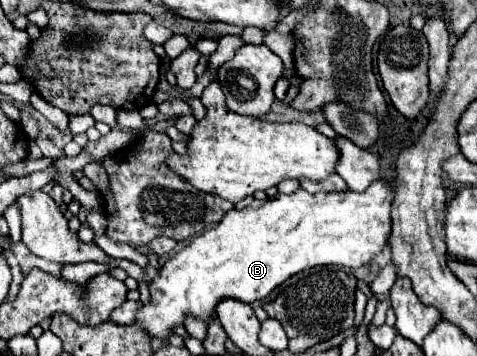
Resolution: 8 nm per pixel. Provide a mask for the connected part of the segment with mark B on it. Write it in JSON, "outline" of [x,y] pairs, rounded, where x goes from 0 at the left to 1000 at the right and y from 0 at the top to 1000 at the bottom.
{"outline":[[[784,508],[759,542],[650,548],[625,531],[612,548],[583,542],[574,559],[528,565],[507,593],[486,587],[449,643],[407,666],[335,750],[331,778],[314,795],[314,851],[294,857],[285,907],[314,947],[352,952],[361,924],[382,913],[394,885],[440,907],[465,840],[545,846],[604,778],[662,744],[759,750],[813,677],[822,559],[818,520]]]}

